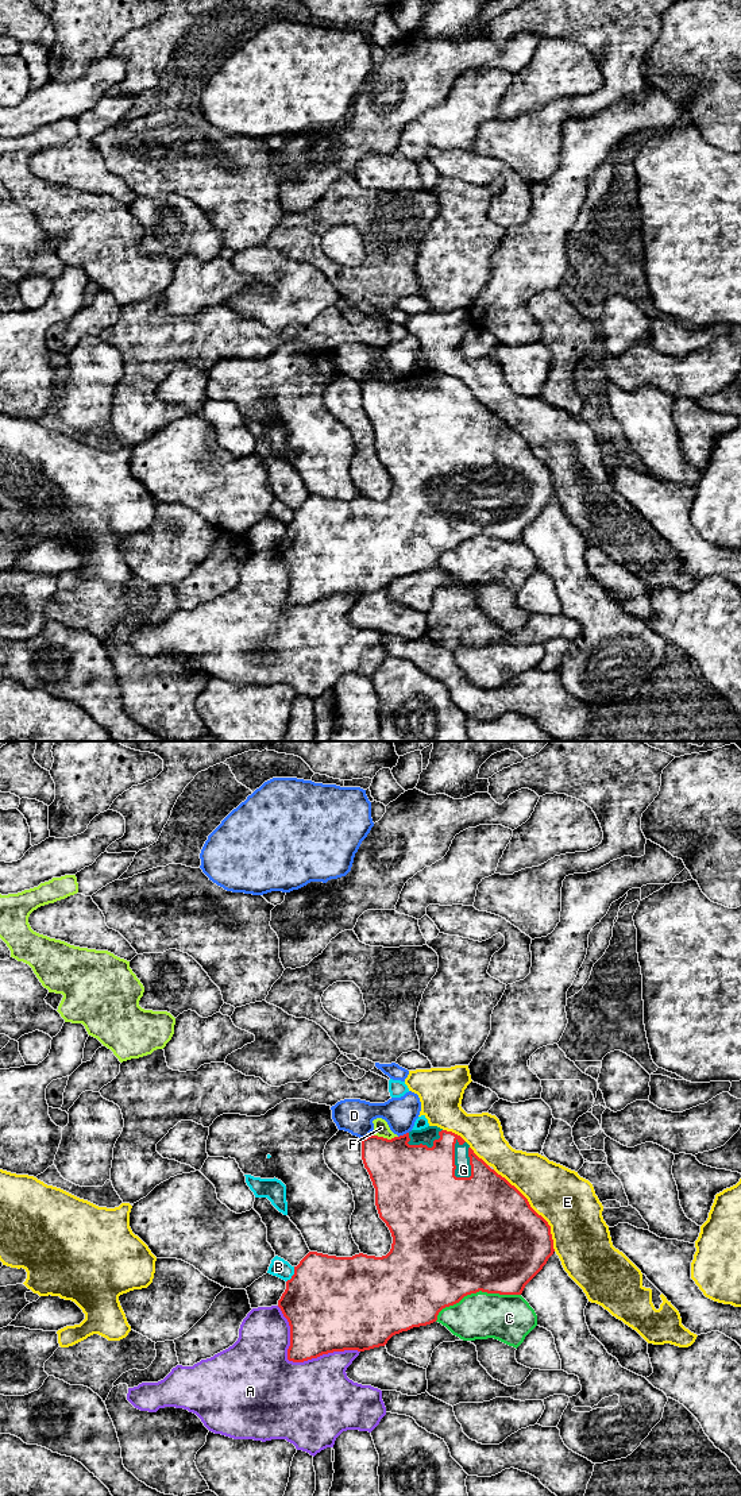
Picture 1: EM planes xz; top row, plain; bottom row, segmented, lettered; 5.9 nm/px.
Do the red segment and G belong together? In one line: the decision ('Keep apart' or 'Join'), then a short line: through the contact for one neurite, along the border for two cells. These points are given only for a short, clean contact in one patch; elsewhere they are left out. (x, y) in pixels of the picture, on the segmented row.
Join

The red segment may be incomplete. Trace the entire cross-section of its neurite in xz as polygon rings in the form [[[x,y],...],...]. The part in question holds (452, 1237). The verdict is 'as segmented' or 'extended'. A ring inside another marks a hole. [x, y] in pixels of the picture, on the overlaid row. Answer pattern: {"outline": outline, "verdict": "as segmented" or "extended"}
{"outline": [[[428,1126],[391,1140],[368,1136],[362,1140],[362,1160],[375,1188],[379,1218],[393,1237],[391,1249],[382,1257],[363,1253],[336,1257],[309,1252],[294,1266],[294,1275],[278,1300],[290,1326],[289,1361],[304,1362],[333,1352],[385,1346],[393,1335],[436,1322],[443,1308],[479,1291],[521,1295],[555,1252],[548,1222],[452,1131]]], "verdict": "extended"}

